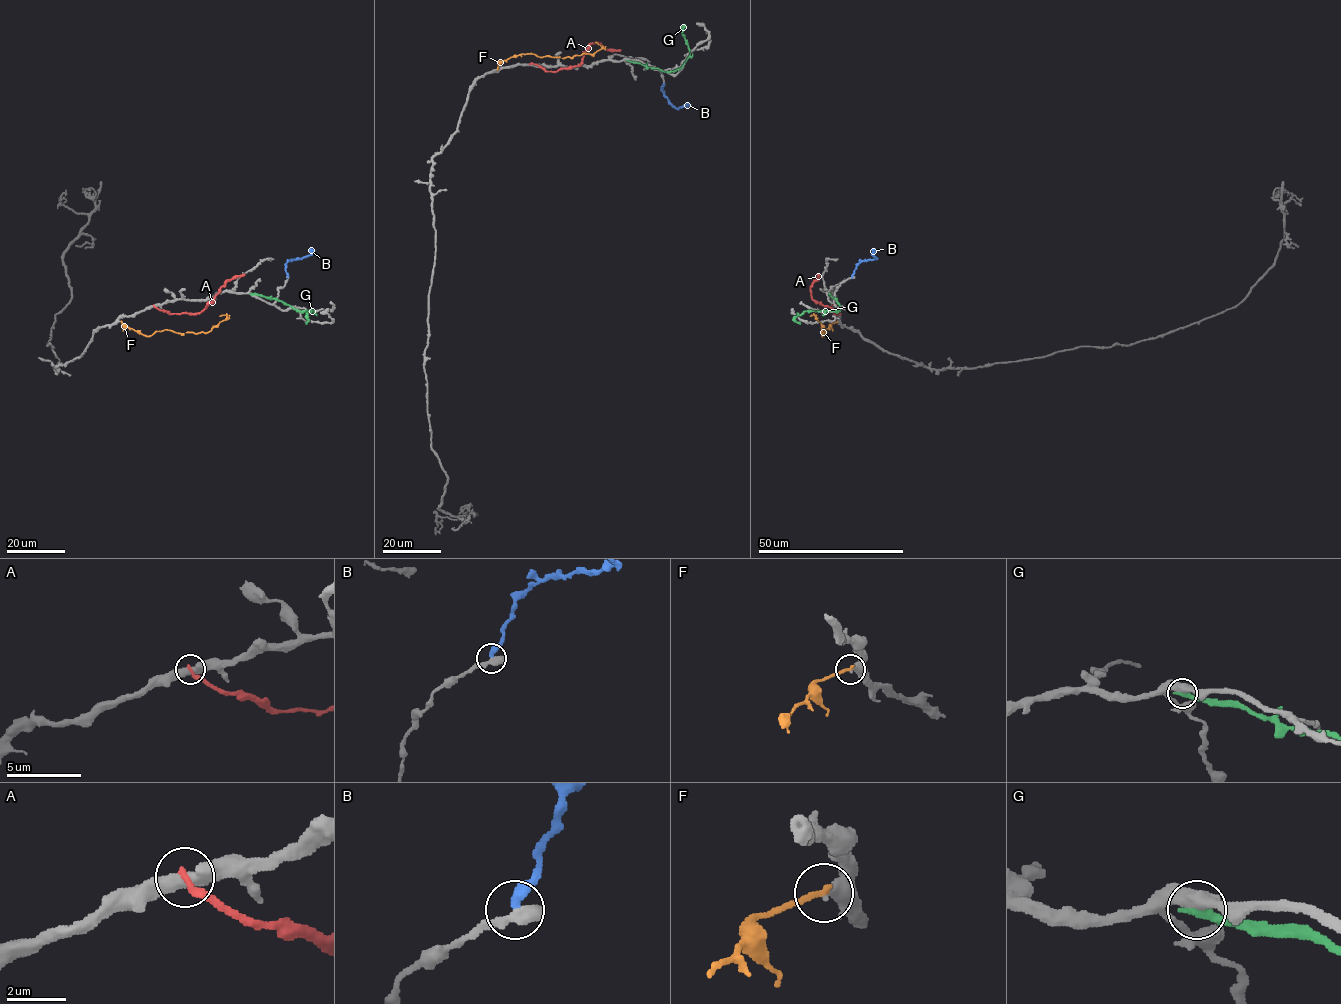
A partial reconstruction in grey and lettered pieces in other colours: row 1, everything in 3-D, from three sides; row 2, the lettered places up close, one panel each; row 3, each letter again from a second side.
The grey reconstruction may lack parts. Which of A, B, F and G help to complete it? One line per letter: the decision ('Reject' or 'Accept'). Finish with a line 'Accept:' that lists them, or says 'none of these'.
A: Reject
B: Reject
F: Reject
G: Reject
Accept: none of these

